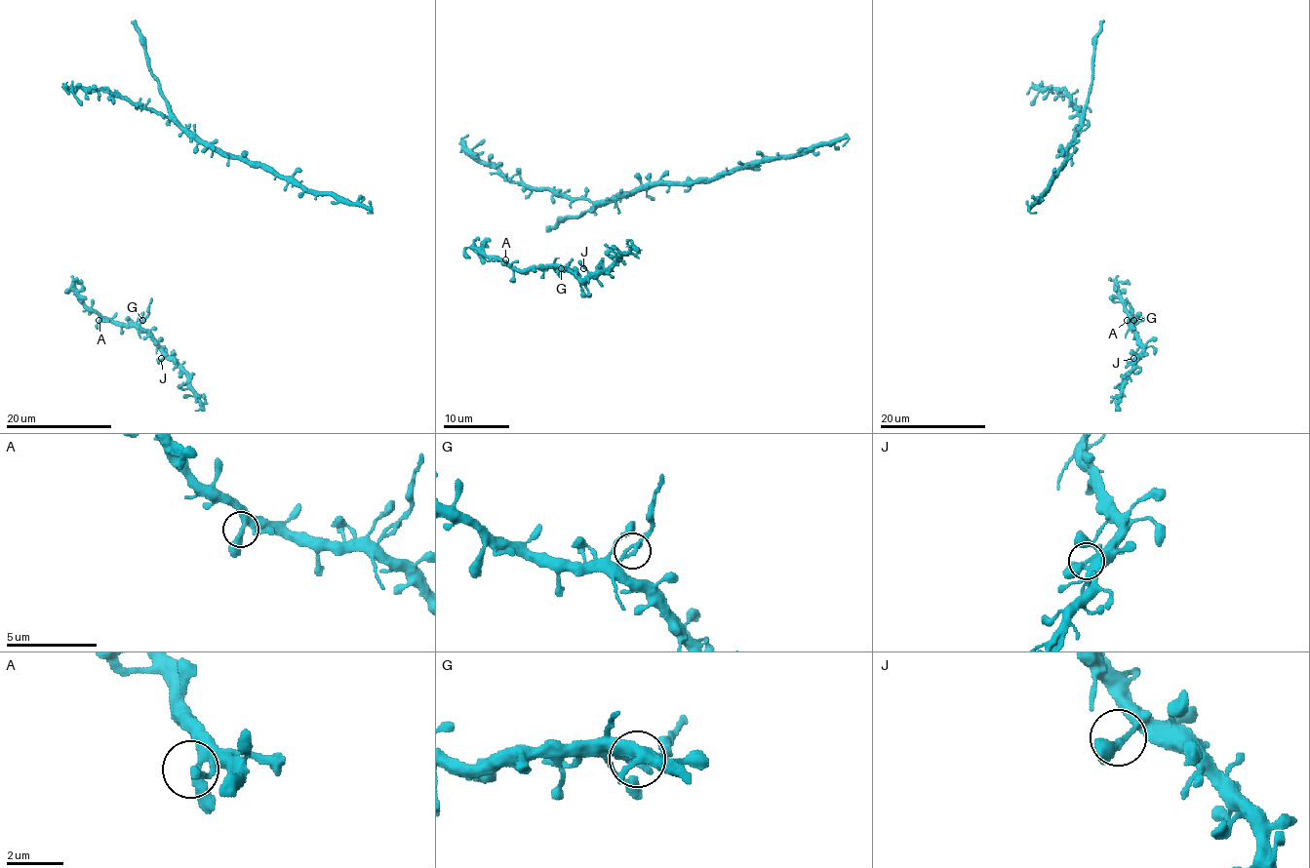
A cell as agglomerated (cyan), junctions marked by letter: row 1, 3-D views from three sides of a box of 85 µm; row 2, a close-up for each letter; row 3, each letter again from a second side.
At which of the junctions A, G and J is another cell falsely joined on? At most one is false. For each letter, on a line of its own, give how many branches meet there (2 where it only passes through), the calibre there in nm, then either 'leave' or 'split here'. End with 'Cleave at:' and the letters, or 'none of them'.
A: 2 | 320 nm | leave
G: 2 | 240 nm | split here
J: 2 | 280 nm | leave
Cleave at: G

